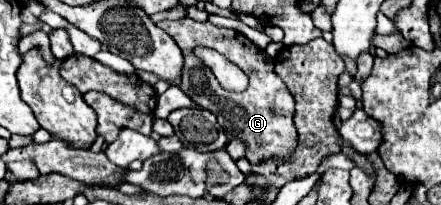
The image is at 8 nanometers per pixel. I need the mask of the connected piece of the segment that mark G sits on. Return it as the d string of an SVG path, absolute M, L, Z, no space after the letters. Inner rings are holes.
M184 16L180 20L162 20L160 28L176 40L176 44L180 46L180 50L184 54L184 76L180 80L180 88L184 88L184 92L200 108L214 112L218 116L220 124L230 134L230 138L238 136L246 142L246 146L248 146L246 158L252 164L258 164L268 158L284 160L284 156L292 154L292 148L296 148L296 126L292 122L294 100L292 100L286 84L280 80L280 76L276 76L274 64L266 62L264 50L256 48L246 36L242 36L236 30L220 28L210 22L198 22L188 16ZM194 46L208 46L208 48L214 48L220 54L224 54L232 64L236 64L238 68L242 68L248 74L248 78L250 78L248 88L244 92L230 92L230 90L222 88L218 84L218 80L214 78L212 70L206 68L192 54Z

